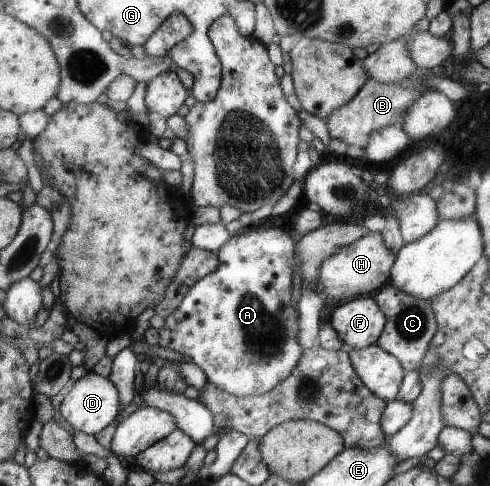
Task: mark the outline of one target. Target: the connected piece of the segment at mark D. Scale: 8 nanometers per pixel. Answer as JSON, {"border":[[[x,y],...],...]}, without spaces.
{"border":[[[87,372],[79,380],[75,381],[71,391],[62,400],[59,413],[61,420],[74,431],[97,435],[105,427],[117,419],[119,415],[120,394],[115,383],[109,378],[101,377],[97,373]]]}

